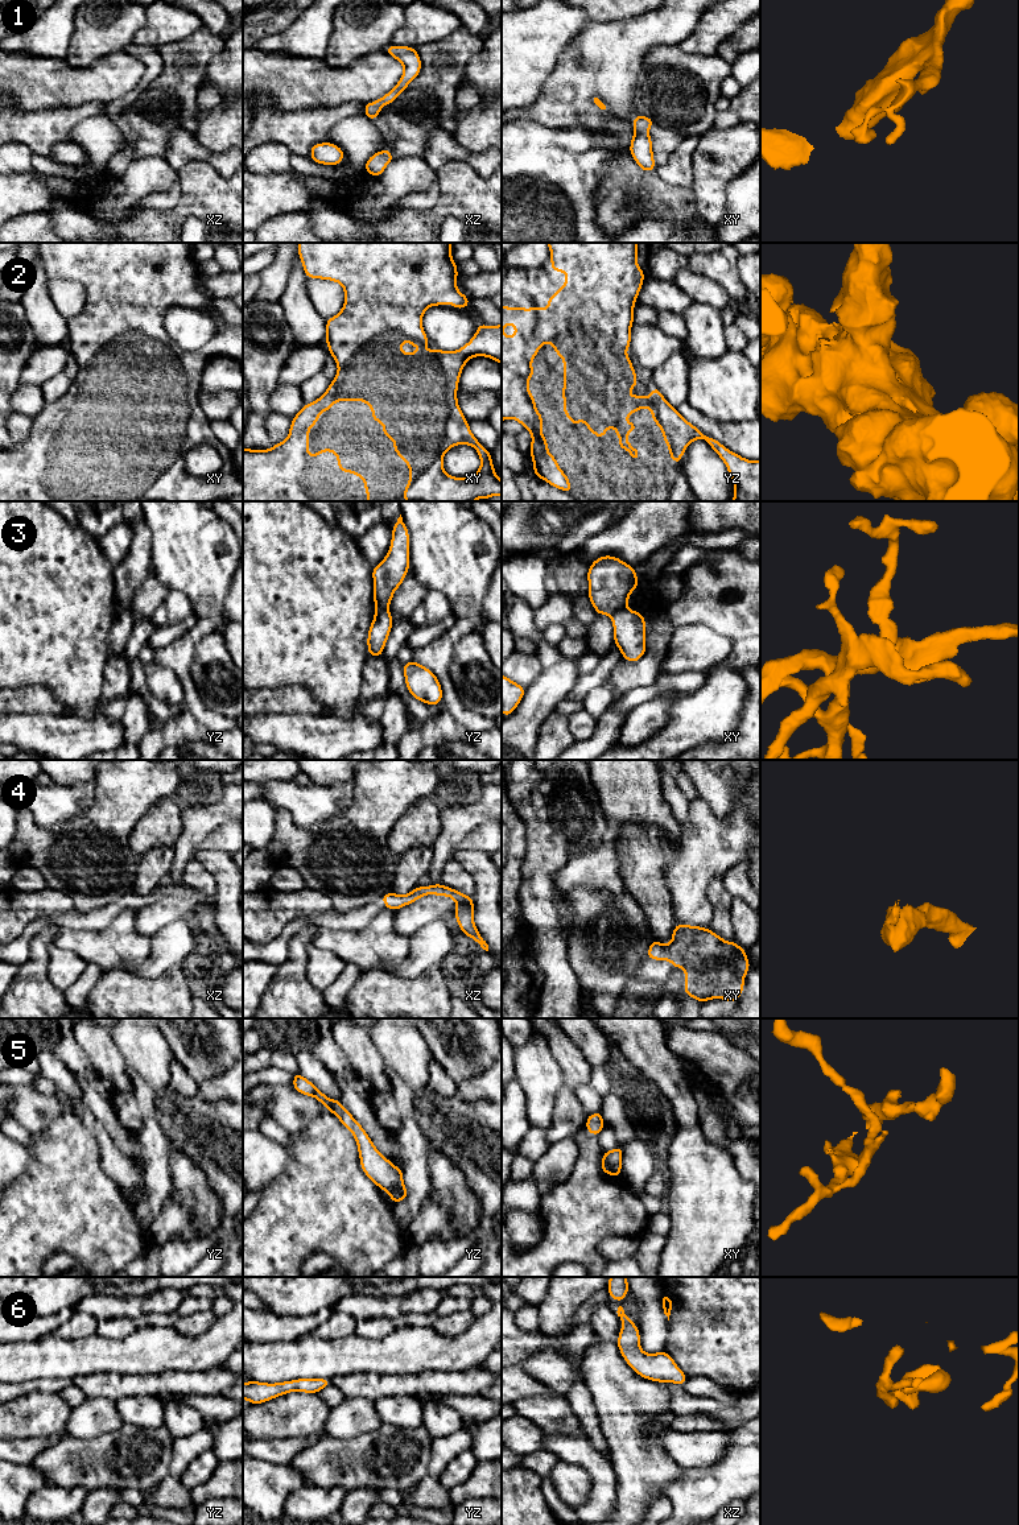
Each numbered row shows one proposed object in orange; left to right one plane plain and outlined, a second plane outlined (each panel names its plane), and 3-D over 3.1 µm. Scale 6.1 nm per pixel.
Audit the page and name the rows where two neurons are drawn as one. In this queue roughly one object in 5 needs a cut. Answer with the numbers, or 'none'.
3

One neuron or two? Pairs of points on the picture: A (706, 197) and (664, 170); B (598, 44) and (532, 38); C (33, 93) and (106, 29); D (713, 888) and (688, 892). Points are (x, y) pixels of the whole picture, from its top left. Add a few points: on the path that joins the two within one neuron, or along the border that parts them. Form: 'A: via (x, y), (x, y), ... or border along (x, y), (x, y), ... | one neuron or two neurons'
A: border along (693, 156), (693, 182), (689, 186) | two neurons
B: border along (590, 20), (555, 67) | two neurons
C: border along (64, 58), (77, 67), (90, 66), (98, 58) | two neurons
D: border along (721, 875), (714, 876), (706, 887), (712, 920) | two neurons

